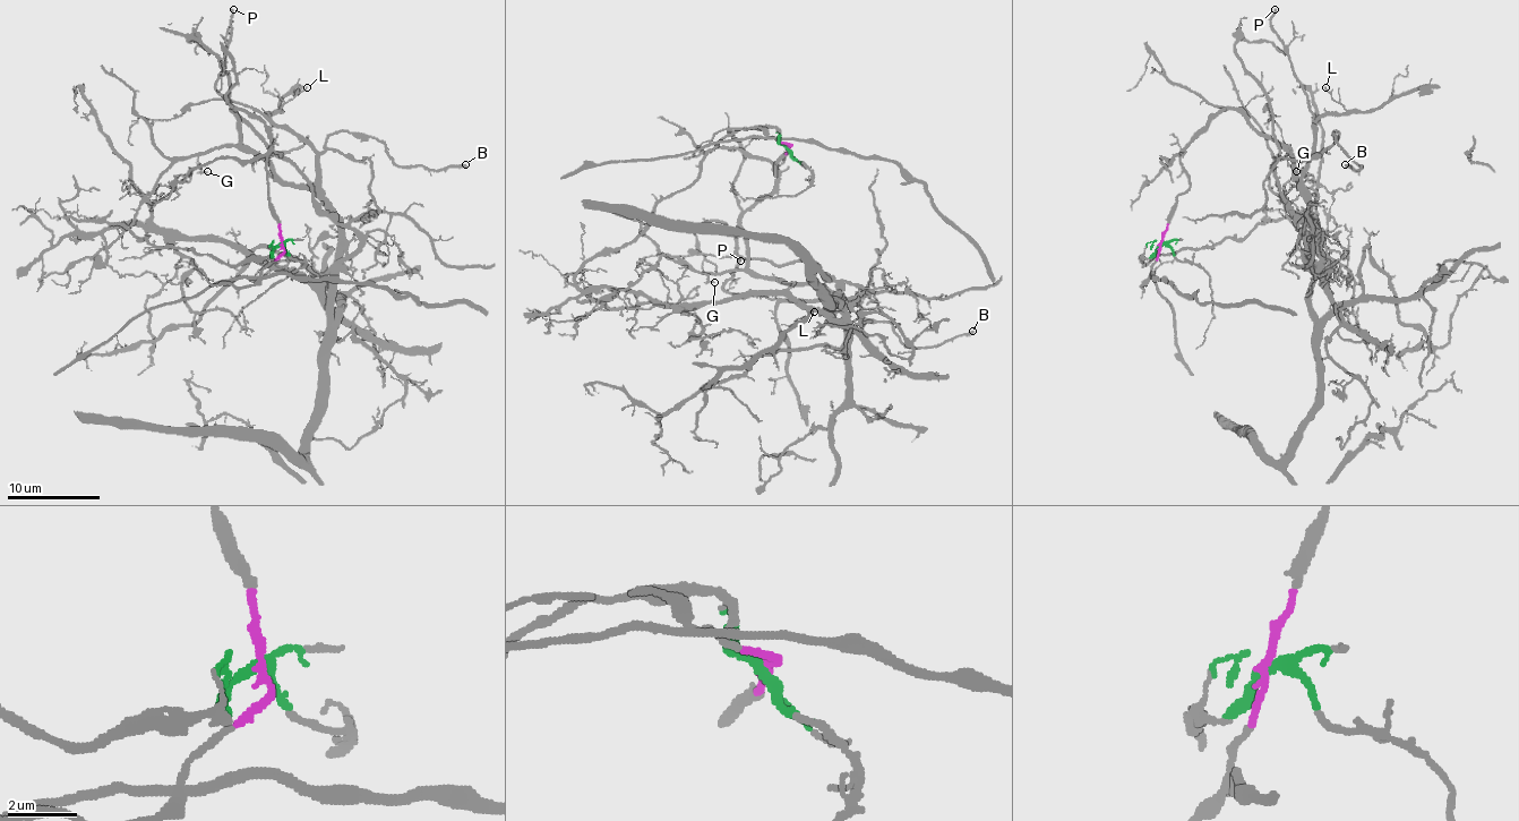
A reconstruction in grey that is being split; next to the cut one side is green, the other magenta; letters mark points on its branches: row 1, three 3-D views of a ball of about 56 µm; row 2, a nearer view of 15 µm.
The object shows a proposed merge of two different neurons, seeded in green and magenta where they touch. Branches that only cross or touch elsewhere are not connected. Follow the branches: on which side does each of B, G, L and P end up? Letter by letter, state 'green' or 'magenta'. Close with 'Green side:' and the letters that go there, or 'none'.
B: magenta
G: magenta
L: magenta
P: magenta
Green side: none

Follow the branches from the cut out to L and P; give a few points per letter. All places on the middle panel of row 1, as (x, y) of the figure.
L: (787, 147), (778, 184), (743, 214), (747, 265), (824, 289), (775, 307), (784, 333), (815, 311)
P: (787, 147), (778, 184), (743, 214), (747, 265), (817, 284), (824, 296), (736, 296), (724, 289), (740, 261)

